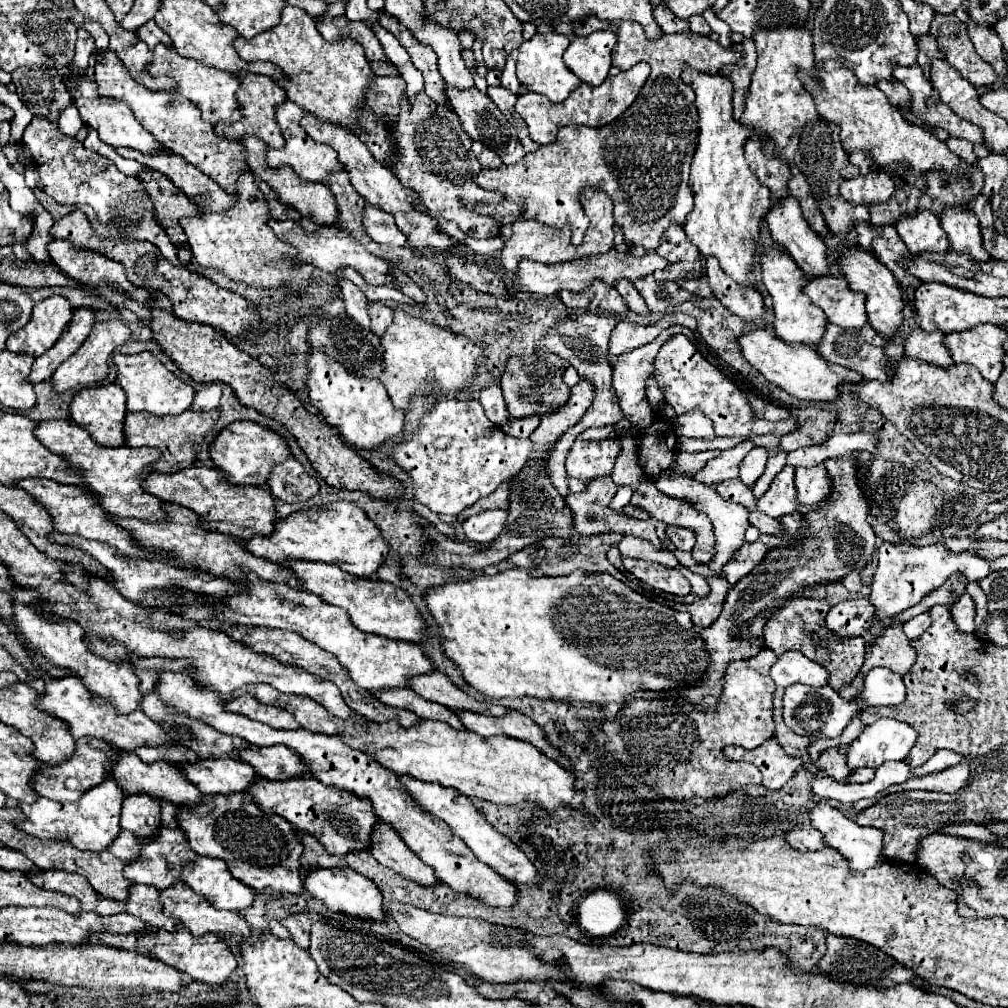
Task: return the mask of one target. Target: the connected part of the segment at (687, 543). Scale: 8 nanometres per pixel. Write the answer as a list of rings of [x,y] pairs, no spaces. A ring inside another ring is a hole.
[[[670,525],[670,527],[666,527],[666,537],[678,551],[692,551],[692,547],[694,547],[694,533],[690,529]]]

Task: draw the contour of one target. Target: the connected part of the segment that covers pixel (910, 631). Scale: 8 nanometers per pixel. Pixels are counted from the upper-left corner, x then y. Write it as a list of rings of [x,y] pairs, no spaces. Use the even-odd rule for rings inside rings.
[[[922,613],[922,615],[910,619],[910,621],[906,621],[906,623],[902,625],[902,629],[904,629],[904,633],[906,633],[906,637],[908,637],[910,641],[912,641],[912,639],[918,639],[928,627],[930,627],[930,617],[928,617],[928,613]]]

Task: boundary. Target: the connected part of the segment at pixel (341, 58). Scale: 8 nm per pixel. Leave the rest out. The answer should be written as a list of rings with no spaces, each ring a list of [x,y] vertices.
[[[286,5],[278,27],[256,35],[254,39],[238,37],[234,47],[244,61],[260,59],[276,63],[286,75],[286,79],[280,83],[286,85],[288,99],[294,101],[298,107],[316,115],[320,121],[356,131],[360,115],[368,103],[368,85],[376,79],[360,43],[352,39],[328,43],[318,33],[312,17],[308,17],[298,7]]]

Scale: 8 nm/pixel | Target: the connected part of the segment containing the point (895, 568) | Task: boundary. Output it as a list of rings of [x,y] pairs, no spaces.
[[[882,543],[878,547],[878,567],[872,577],[872,593],[870,601],[876,607],[876,621],[892,617],[896,613],[914,607],[922,597],[942,585],[952,573],[964,573],[968,581],[978,581],[984,577],[984,569],[988,569],[986,557],[976,551],[960,551],[952,553],[944,545],[928,545],[928,547],[910,547],[908,551],[896,549],[892,543]]]

